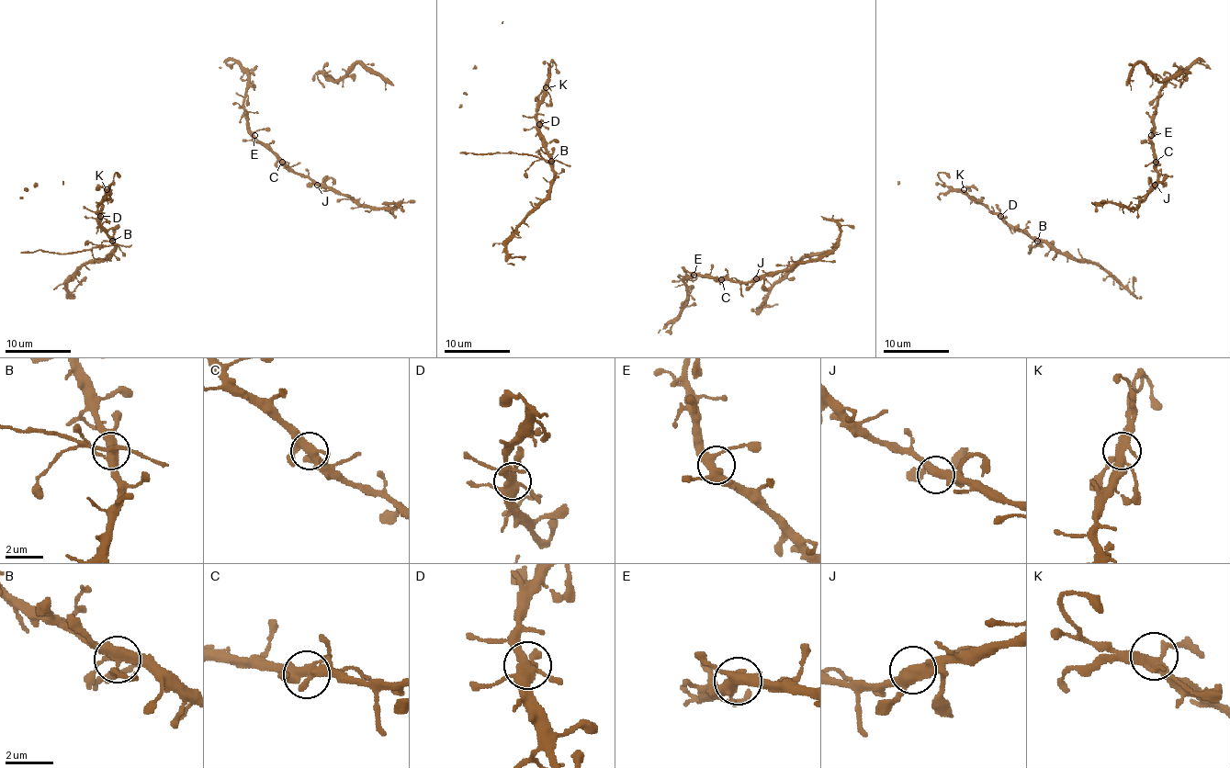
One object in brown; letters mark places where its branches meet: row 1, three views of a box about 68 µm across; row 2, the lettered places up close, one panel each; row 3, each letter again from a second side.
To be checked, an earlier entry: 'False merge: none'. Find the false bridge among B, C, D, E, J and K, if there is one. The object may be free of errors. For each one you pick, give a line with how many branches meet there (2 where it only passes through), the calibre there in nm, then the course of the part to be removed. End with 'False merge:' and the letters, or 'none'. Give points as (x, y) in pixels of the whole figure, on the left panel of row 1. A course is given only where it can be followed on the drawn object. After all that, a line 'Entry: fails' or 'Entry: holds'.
B: Branches: 5. Thickness 400 nm. Course of the part to remove: (111, 241), (109, 245), (75, 252), (21, 252)
False merge: B
Entry: fails

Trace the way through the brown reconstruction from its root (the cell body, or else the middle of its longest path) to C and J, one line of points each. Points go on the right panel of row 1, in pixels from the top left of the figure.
C: (1143, 141), (1151, 143), (1156, 162)
J: (1143, 141), (1151, 143), (1157, 172), (1157, 182), (1155, 185)

